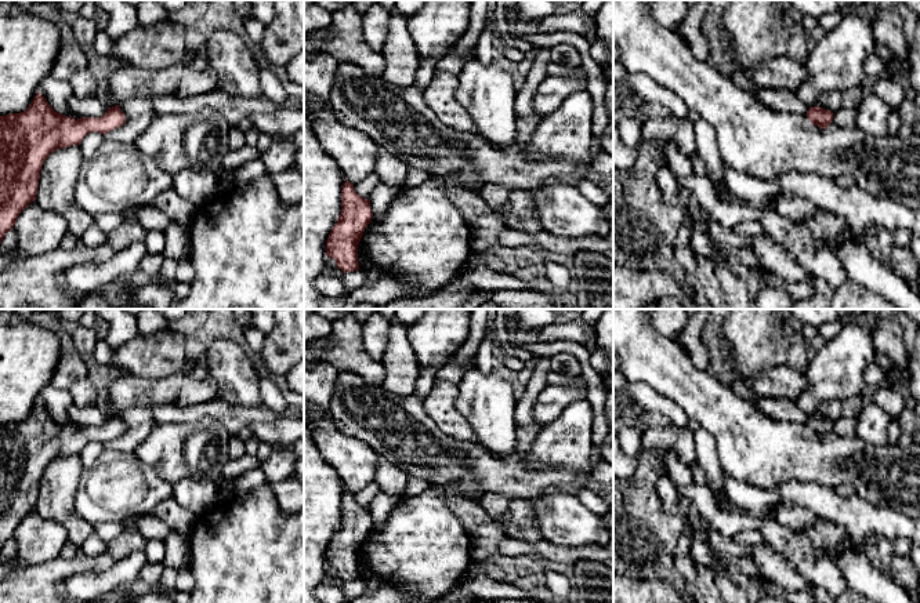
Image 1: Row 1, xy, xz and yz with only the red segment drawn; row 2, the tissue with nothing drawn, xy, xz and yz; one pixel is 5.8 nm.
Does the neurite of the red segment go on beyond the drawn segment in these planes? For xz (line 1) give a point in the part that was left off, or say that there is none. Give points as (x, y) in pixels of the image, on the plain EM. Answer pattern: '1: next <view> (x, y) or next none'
1: next none

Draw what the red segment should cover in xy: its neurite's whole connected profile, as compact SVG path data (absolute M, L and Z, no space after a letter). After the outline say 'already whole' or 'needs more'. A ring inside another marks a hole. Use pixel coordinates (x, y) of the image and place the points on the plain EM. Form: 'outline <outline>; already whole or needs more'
outline M37 402L29 417L21 422L0 425L0 553L19 523L36 509L41 476L57 458L80 454L88 442L106 443L122 436L126 425L119 414L108 417L104 425L79 429L55 421Z; already whole

